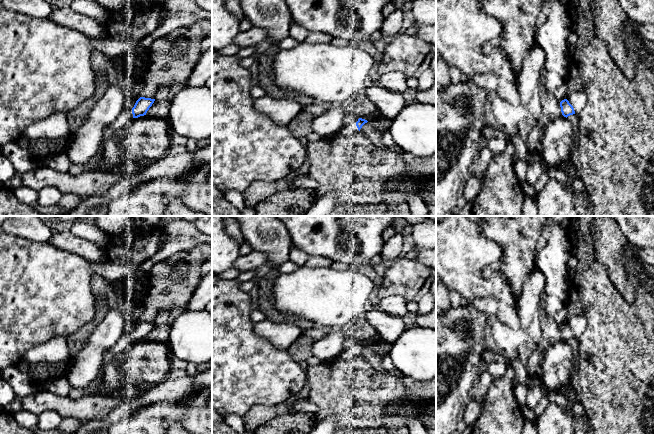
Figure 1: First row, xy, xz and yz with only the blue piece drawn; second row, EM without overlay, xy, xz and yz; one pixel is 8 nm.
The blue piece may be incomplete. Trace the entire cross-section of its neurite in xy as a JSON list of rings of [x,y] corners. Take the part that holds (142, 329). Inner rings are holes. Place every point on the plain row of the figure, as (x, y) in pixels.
[[[140,321],[132,332],[133,342],[146,339],[149,332],[154,327],[155,323]]]

